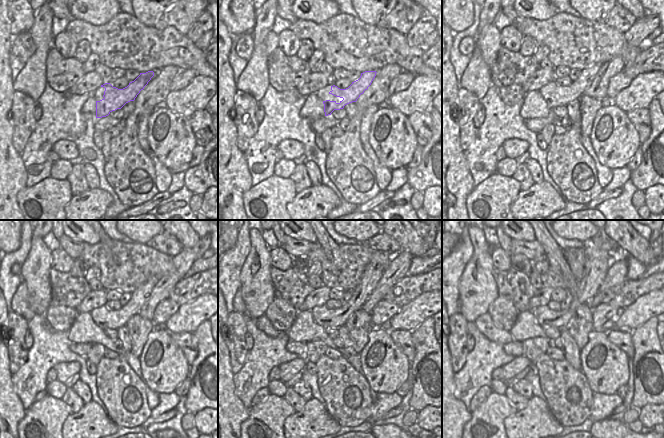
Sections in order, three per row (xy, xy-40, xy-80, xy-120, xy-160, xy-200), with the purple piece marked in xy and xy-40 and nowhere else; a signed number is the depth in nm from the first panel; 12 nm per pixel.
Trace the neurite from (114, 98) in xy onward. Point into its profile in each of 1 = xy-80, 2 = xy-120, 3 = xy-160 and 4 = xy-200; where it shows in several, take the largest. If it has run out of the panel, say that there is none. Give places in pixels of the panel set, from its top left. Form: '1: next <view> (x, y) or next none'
1: next xy-80 (576, 89)
2: next xy-120 (139, 297)
3: next xy-160 (373, 272)
4: next xy-200 (597, 261)

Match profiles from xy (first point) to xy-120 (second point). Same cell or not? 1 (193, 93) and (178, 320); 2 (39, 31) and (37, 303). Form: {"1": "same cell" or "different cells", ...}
{"1": "same cell", "2": "different cells"}

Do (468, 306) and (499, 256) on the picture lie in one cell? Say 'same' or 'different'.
different

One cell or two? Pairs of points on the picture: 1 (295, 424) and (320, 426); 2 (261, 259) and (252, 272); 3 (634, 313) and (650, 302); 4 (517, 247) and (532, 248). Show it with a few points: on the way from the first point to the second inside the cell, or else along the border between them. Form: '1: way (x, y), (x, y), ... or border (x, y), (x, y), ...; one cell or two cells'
1: way (301, 424), (314, 424); one cell
2: way (261, 263), (261, 267), (256, 272); one cell
3: way (638, 313), (646, 306); one cell
4: way (521, 247), (528, 249); one cell

